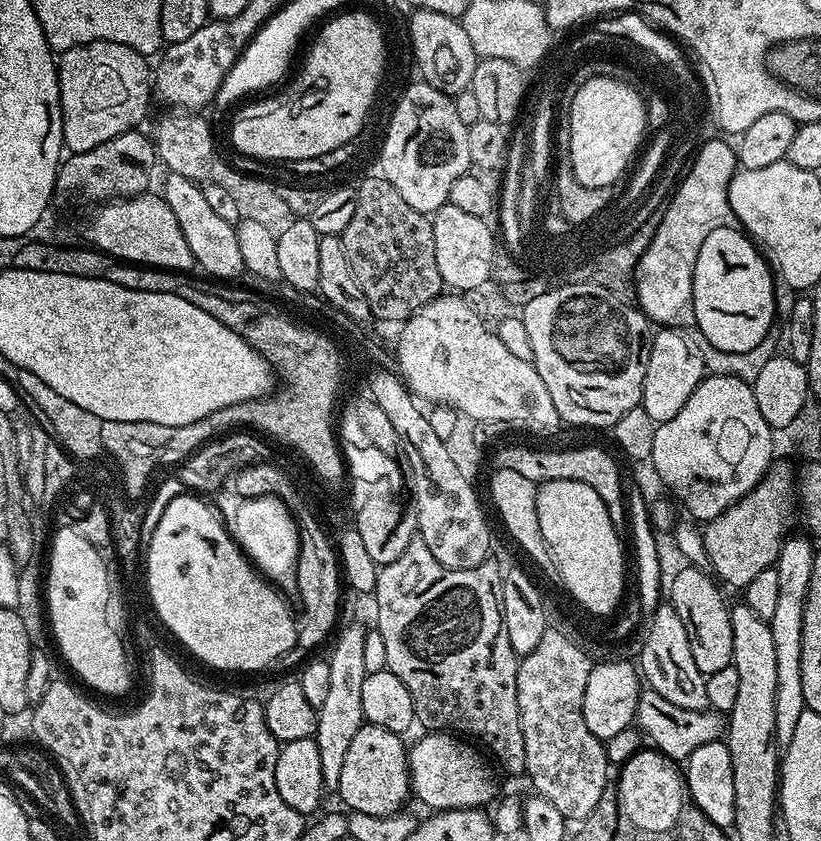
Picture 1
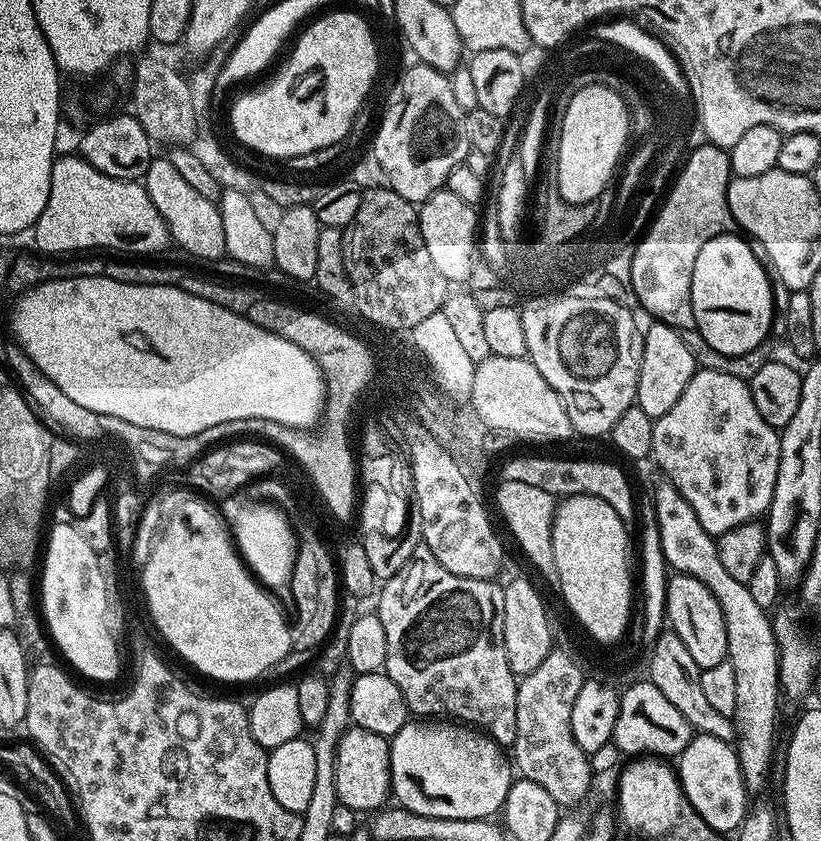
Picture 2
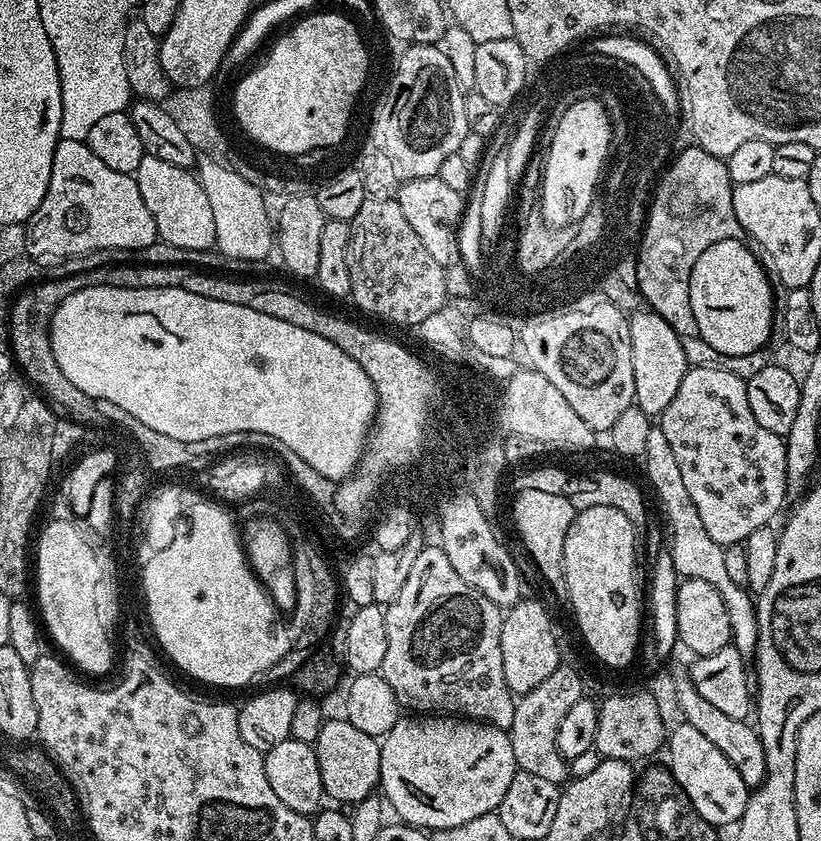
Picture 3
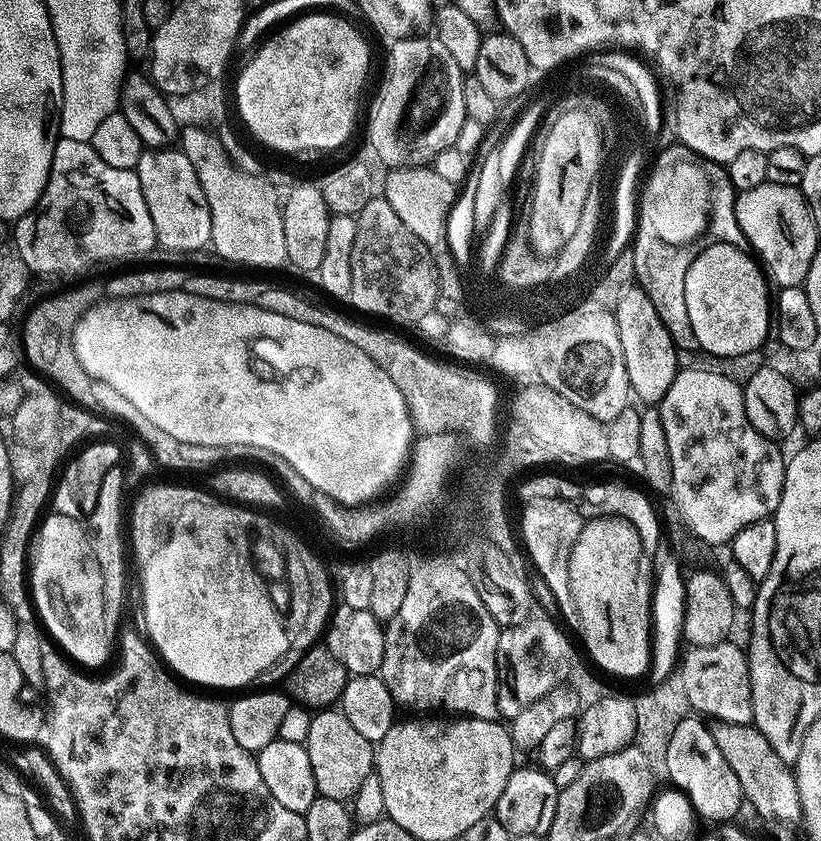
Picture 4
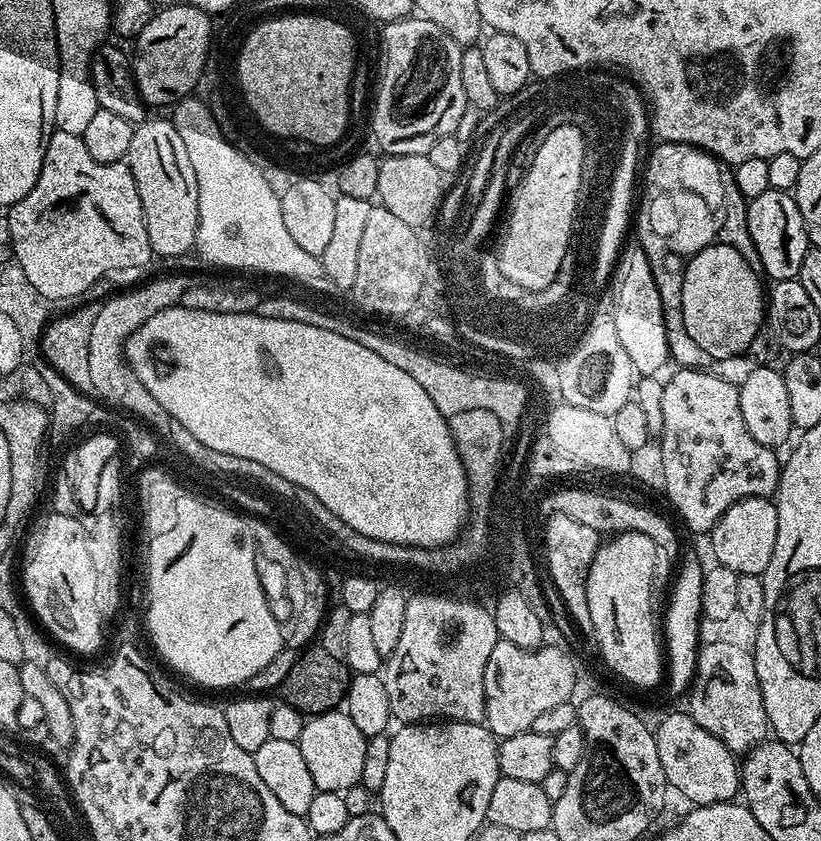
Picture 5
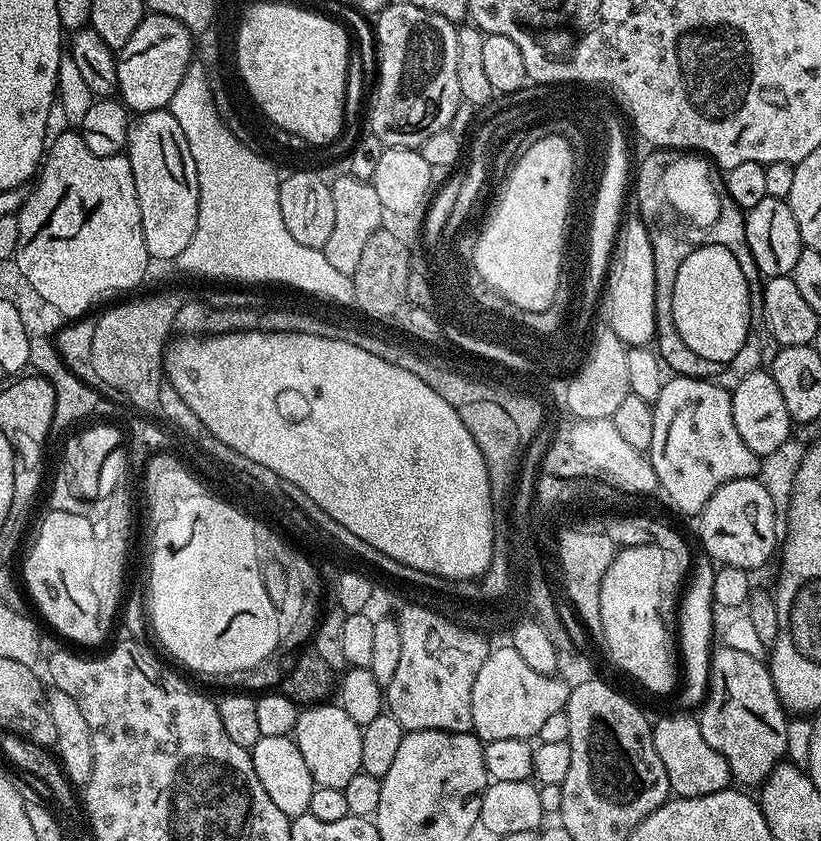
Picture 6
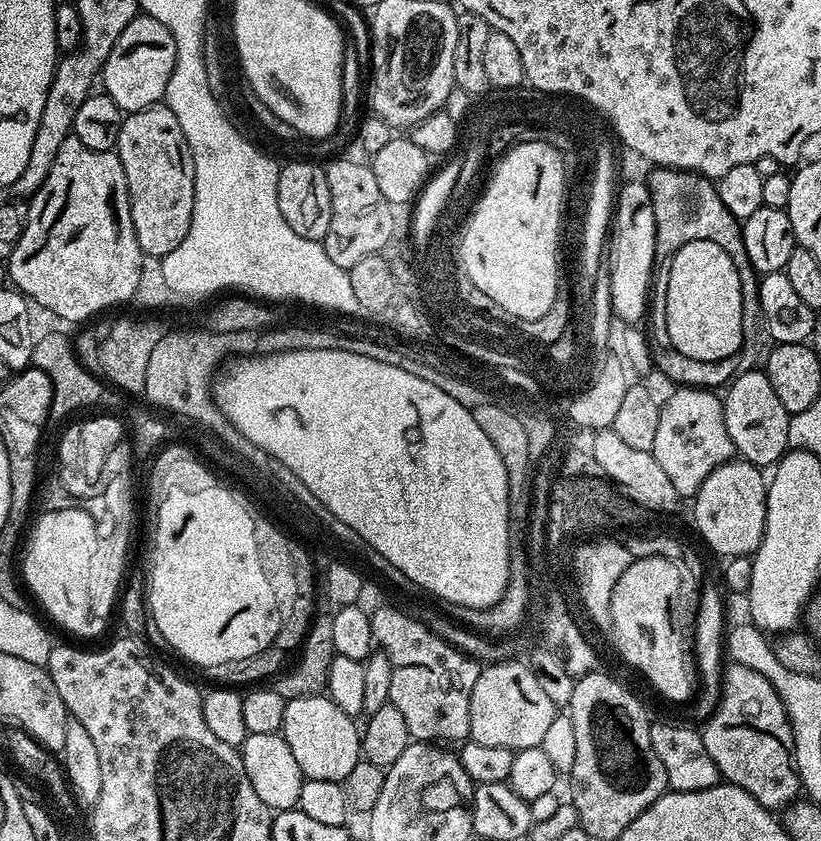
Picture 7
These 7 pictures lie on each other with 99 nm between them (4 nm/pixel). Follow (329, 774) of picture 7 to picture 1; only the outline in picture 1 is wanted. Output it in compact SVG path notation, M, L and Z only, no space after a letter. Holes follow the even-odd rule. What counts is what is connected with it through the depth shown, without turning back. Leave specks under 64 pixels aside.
M367 722L360 727L358 734L354 734L354 739L350 742L350 750L342 765L342 778L338 789L338 795L344 799L345 809L362 814L389 816L401 811L407 805L404 803L410 800L412 778L408 775L408 748L400 740L403 739L397 733Z

